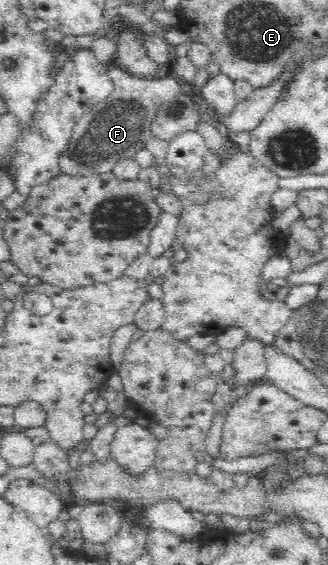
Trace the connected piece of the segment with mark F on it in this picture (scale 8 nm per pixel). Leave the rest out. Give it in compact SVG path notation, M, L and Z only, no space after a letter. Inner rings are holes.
M111 66L108 75L113 83L113 91L73 125L71 139L59 155L60 175L91 177L111 172L116 163L130 159L136 152L143 150L143 143L146 144L150 139L148 131L160 104L171 101L175 95L191 92L191 89L180 81L161 74L140 78ZM142 132L145 132L146 136L142 137Z

